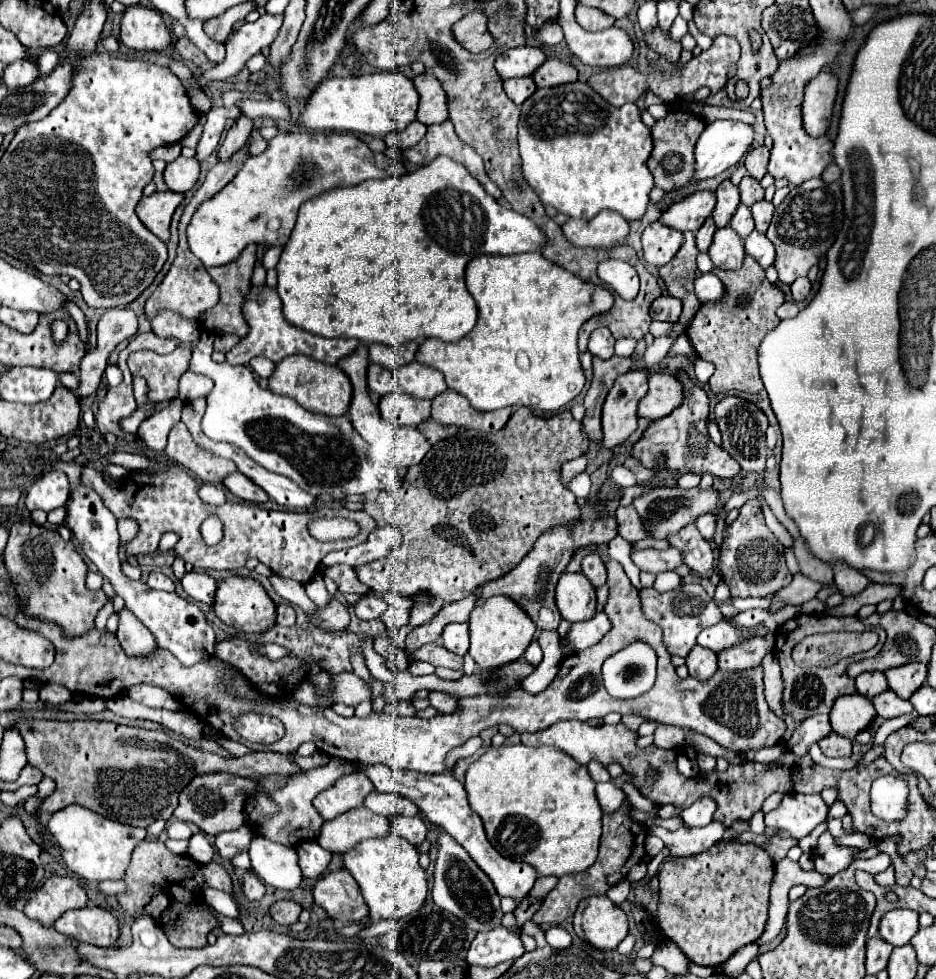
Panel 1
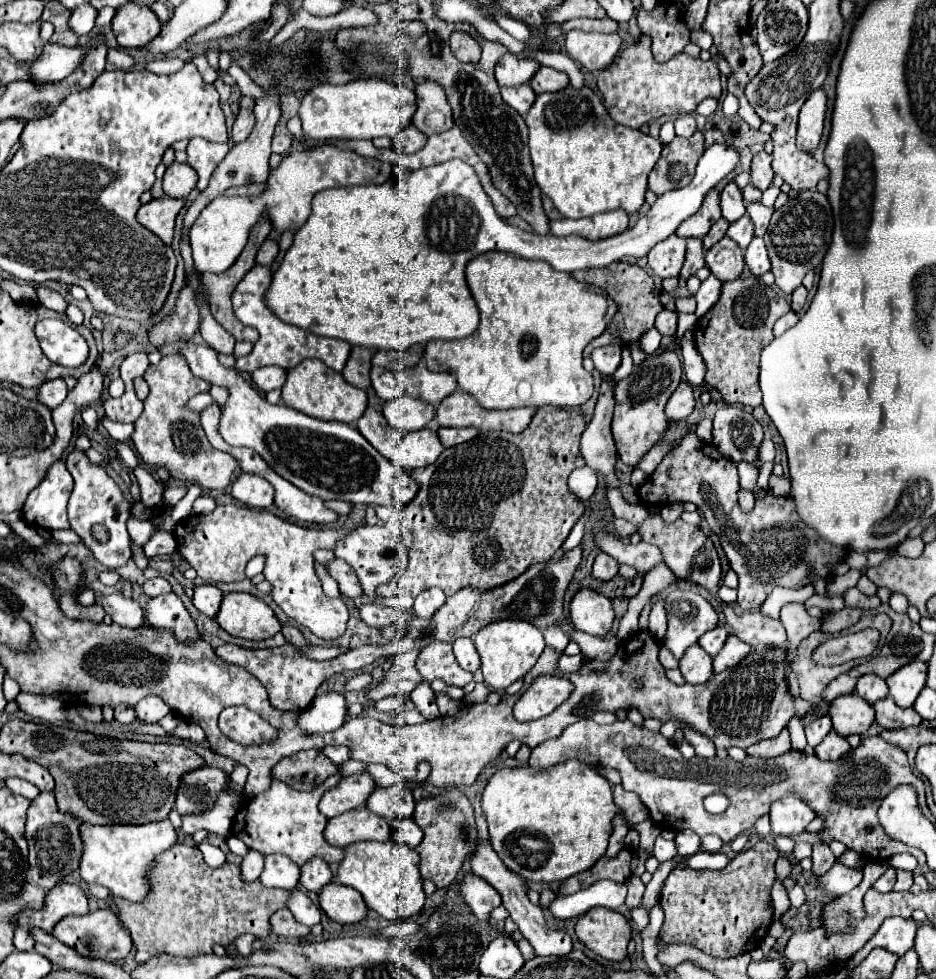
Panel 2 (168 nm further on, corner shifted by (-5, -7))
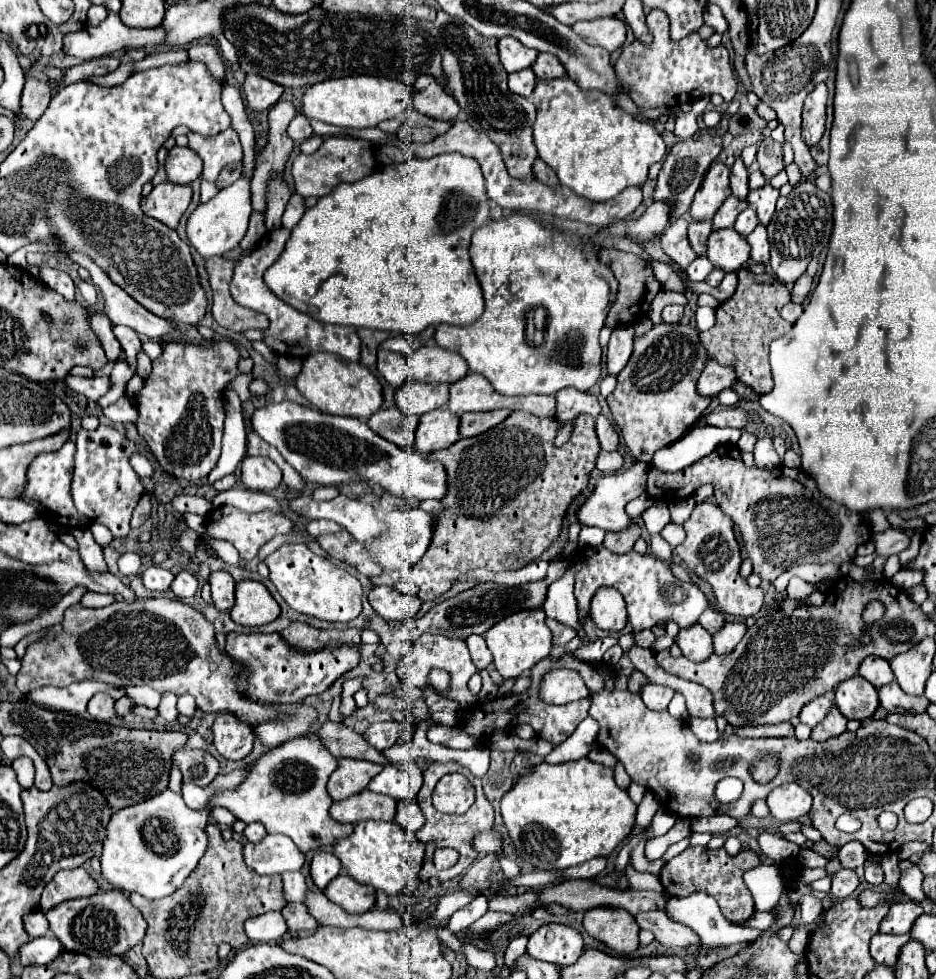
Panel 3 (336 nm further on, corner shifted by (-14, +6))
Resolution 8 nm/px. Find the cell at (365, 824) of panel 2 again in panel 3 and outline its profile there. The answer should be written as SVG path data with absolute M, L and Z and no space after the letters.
M364 789L348 799L334 801L330 807L330 815L338 823L352 823L352 825L366 819L392 821L396 815L396 801L388 795Z

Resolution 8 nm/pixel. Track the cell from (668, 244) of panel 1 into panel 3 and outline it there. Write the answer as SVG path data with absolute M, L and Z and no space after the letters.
M688 213L682 219L676 219L674 223L670 223L670 227L660 237L662 251L680 269L686 269L698 257L698 253L690 247L686 239L686 227L688 227Z

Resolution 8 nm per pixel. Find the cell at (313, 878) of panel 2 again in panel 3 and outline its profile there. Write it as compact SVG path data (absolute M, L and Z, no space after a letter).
M316 851L310 863L310 877L314 881L314 885L322 891L334 877L340 875L338 867L338 859L334 859L334 855L330 855L330 851Z

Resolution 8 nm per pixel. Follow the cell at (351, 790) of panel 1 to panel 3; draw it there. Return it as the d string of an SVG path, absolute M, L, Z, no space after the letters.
M338 759L338 767L330 775L330 781L328 781L328 795L334 801L340 801L354 793L360 793L362 789L366 789L370 779L378 775L380 769L382 765L376 765L370 761Z

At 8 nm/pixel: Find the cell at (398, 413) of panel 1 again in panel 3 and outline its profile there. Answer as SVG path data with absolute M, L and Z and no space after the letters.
M406 381L396 391L396 407L404 415L424 415L448 403L448 385Z

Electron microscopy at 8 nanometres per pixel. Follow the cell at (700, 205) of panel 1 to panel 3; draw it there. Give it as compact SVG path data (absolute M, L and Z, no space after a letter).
M714 161L710 165L702 181L702 187L696 191L692 207L690 207L690 215L694 221L712 219L714 213L720 209L720 203L732 193L728 175L730 175L730 169L724 163Z

